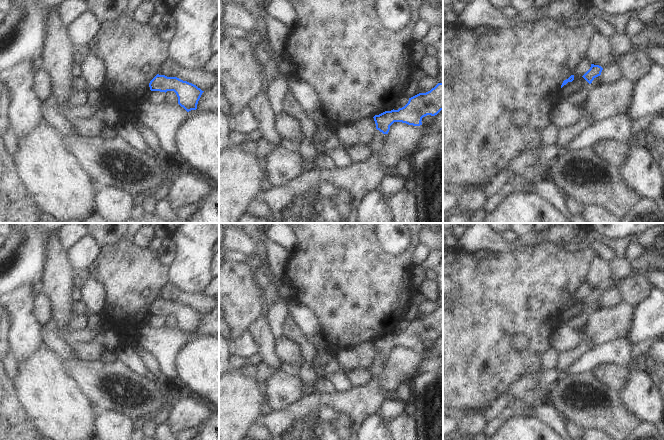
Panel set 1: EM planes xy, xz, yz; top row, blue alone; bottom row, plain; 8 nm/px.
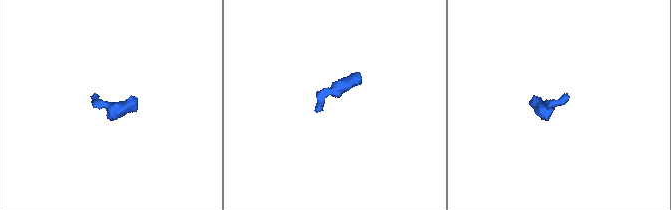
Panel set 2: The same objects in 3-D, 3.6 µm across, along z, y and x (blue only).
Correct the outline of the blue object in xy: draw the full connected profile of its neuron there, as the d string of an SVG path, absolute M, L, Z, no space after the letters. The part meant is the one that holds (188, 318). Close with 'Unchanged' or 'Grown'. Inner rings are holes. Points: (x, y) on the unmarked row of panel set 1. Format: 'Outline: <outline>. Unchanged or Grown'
Outline: M157 298L149 307L151 315L174 315L178 321L178 328L187 336L197 333L198 325L204 315L196 309L183 305L177 301L167 301Z. Unchanged

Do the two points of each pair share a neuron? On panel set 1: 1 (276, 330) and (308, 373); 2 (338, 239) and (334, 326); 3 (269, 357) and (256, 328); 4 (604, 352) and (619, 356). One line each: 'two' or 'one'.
1: two
2: one
3: one
4: one

